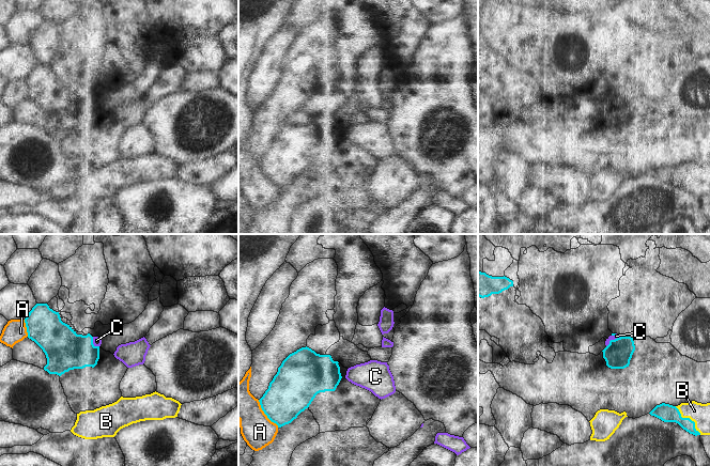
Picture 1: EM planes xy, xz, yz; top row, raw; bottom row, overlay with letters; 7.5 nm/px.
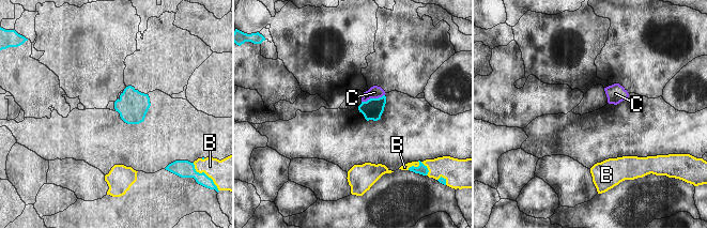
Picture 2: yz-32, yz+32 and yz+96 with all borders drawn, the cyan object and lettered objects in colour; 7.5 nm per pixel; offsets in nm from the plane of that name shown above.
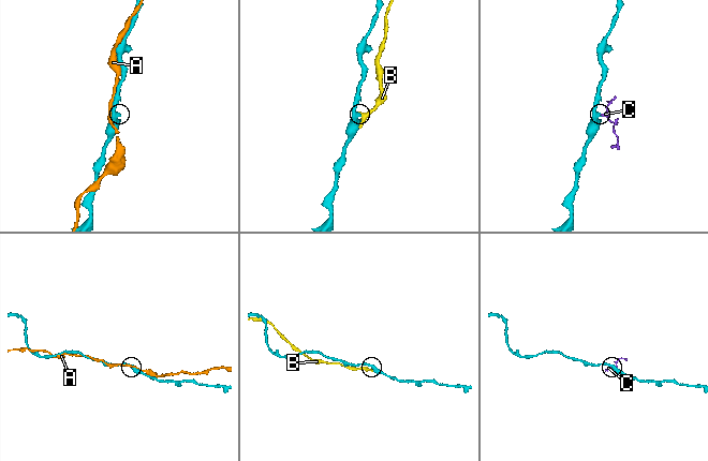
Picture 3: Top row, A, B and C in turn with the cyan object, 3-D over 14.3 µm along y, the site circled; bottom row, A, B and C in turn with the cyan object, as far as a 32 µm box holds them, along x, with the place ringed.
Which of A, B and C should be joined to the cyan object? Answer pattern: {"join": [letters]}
{"join": []}

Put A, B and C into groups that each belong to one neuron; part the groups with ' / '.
A / B / C

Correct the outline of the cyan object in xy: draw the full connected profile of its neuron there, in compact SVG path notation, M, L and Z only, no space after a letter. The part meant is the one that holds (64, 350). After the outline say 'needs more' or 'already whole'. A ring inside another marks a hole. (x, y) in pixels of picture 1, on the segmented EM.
M36 304L25 319L28 338L34 341L45 353L47 364L44 370L49 374L61 376L65 372L86 367L94 368L99 359L99 346L93 344L93 337L77 335L67 324L61 321L59 312L47 304Z | already whole

